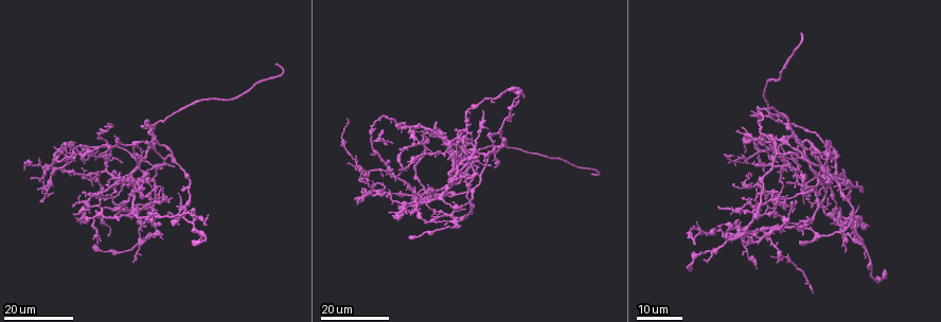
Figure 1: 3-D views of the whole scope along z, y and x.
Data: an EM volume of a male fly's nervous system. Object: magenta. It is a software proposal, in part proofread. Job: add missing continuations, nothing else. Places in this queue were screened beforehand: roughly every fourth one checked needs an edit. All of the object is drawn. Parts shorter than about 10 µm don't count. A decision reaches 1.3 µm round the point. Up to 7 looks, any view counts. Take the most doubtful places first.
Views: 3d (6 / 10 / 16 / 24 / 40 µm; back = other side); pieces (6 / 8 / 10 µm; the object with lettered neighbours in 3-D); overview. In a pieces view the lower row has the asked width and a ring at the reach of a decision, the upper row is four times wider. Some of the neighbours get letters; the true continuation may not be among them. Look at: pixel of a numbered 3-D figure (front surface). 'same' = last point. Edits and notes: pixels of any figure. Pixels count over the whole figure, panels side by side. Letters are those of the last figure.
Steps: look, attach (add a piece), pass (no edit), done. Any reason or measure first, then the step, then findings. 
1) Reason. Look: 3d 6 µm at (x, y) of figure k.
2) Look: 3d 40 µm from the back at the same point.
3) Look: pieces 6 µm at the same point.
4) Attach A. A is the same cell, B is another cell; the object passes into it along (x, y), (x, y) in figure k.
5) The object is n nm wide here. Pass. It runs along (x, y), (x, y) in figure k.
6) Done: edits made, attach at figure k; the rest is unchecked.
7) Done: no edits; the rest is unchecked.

End of a long branch. Look: 3d 16 µm at (802, 35) of figure 1.

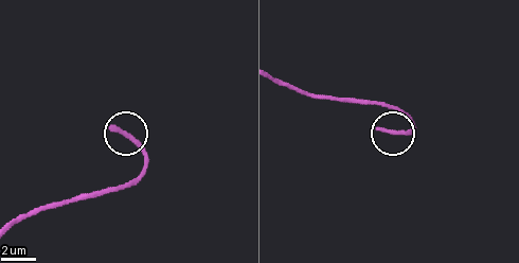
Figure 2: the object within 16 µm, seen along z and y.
See the neighbours. Look: pieces 6 µm at (378, 130) of figure 2.

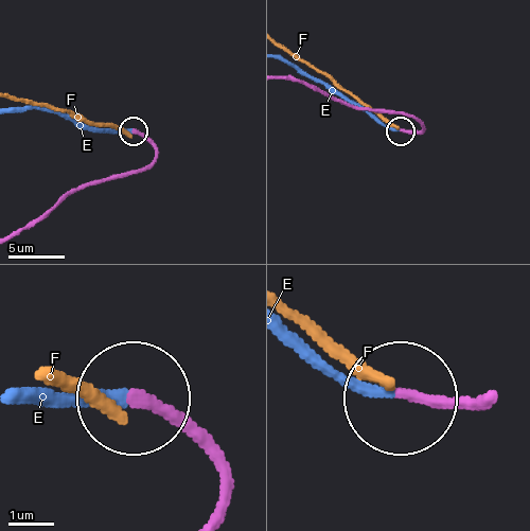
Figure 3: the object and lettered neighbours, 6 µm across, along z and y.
Attach E. E is the same cell, F is another cell; the object passes into it along (155, 153), (131, 131), (92, 131), (18, 108) in figure 3; the neuron continues.

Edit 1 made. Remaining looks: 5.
Redraw. Look: overview.

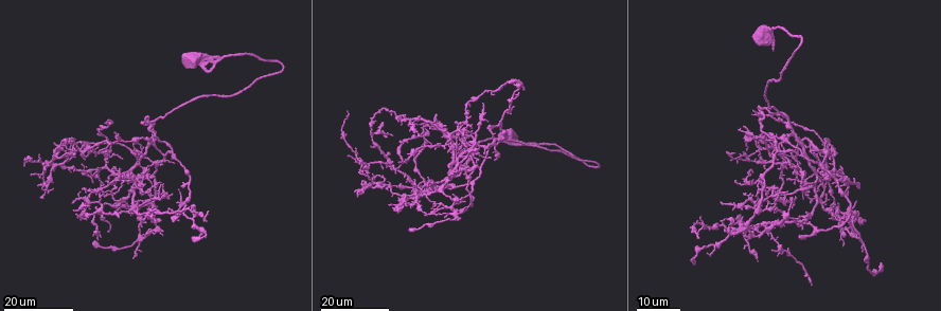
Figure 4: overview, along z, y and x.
An open end. Look: 3d 24 µm at (390, 114) of figure 4.

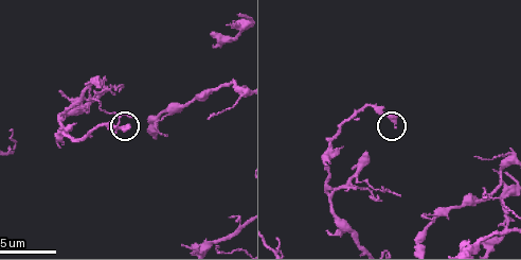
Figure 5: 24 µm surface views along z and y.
What lies round it. Look: pieces 8 µm at (393, 127) of figure 5.

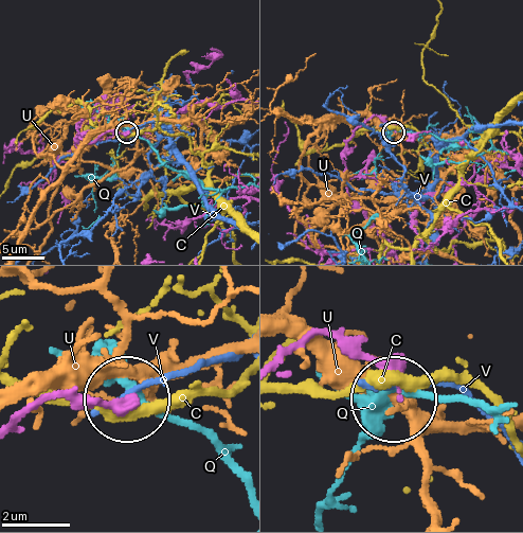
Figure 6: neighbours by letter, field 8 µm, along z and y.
The object is 280 nm wide here. Pass. C, Q, U and V are other cells; it runs along (280, 363), (331, 335), (357, 347), (399, 395) in figure 6; none of them fits.

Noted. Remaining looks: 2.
An open end. Look: 3d 10 µm at (123, 85) of figure 5.

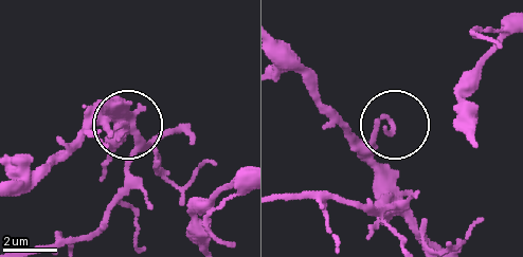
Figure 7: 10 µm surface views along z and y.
Look: pieces 8 µm at (123, 125) of figure 7.

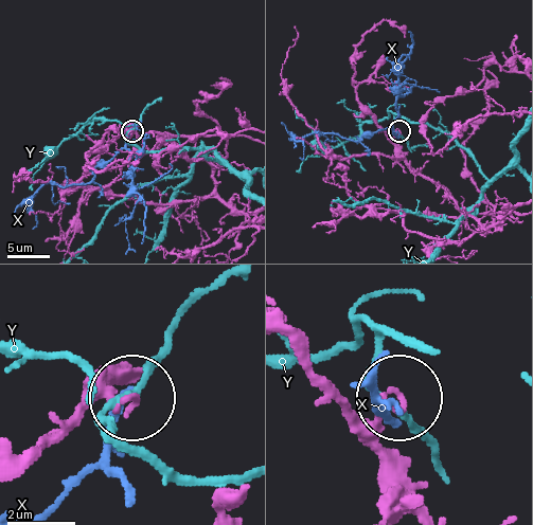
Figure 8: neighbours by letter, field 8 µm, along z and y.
Pass. X and Y are other cells; it runs along (227, 154), (212, 165), (161, 134), (130, 132) in figure 8; none of them fits.

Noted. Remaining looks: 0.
Done: edits made, attach at figure 3; the rest is unchecked.

